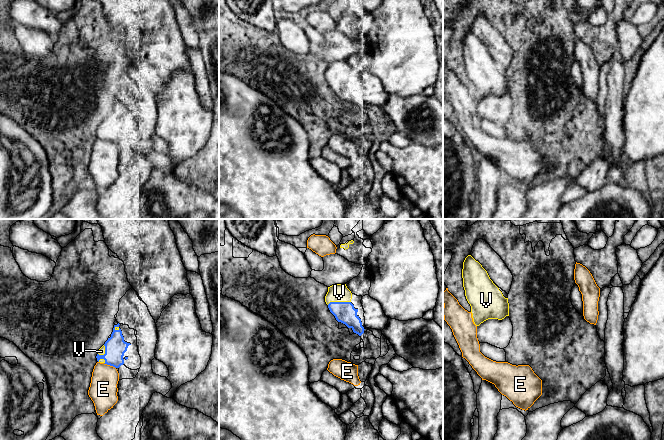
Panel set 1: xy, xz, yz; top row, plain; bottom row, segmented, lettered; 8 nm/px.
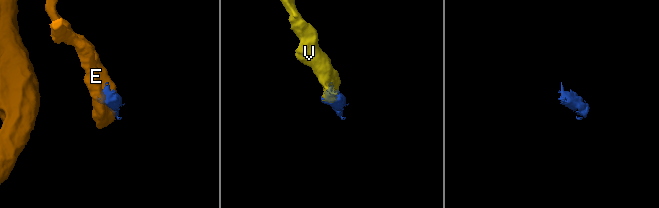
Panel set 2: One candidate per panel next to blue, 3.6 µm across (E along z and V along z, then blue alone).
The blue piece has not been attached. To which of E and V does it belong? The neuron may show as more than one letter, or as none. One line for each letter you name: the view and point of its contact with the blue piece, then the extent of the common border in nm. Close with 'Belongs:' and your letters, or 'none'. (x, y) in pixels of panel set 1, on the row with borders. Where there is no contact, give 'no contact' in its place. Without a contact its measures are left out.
V: contact xz (338, 302); length 190 nm
Belongs: V

